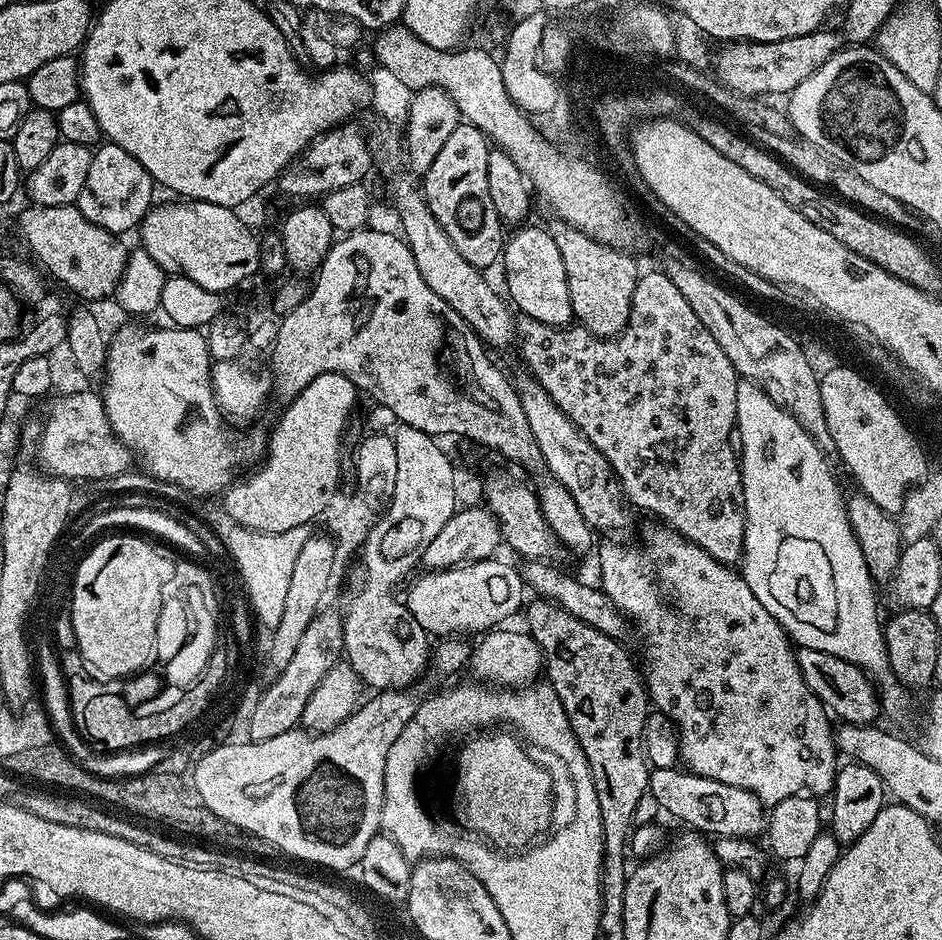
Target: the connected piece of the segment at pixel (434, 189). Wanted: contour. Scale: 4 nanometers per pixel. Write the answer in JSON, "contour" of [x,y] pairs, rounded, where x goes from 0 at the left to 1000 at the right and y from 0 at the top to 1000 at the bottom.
{"contour":[[[490,130],[473,147],[473,155],[461,168],[461,177],[448,189],[448,207],[456,219],[465,240],[473,245],[482,266],[499,279],[499,283],[518,287],[522,280],[532,276],[537,247],[531,236],[531,229],[520,215],[520,194],[516,194],[516,172],[520,161],[520,150],[502,132]]]}

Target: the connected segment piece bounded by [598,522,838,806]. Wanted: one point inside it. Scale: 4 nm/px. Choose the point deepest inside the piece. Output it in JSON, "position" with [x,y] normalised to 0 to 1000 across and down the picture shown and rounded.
{"position":[790,762]}

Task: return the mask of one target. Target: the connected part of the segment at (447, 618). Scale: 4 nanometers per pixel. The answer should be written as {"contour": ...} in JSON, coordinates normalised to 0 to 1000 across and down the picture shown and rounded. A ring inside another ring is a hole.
{"contour":[[[531,594],[504,596],[485,604],[459,606],[449,610],[435,626],[429,640],[433,651],[451,672],[465,679],[476,679],[505,672],[513,674],[539,660],[558,643],[556,614]]]}

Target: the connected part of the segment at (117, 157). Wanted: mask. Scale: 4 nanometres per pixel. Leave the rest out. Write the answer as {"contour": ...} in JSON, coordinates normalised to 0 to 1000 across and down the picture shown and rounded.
{"contour":[[[110,151],[98,163],[96,181],[91,185],[91,198],[87,198],[87,206],[83,206],[80,218],[92,234],[100,240],[108,240],[108,245],[120,249],[148,244],[153,229],[162,220],[161,186],[142,168],[142,164],[134,164],[130,155]]]}

